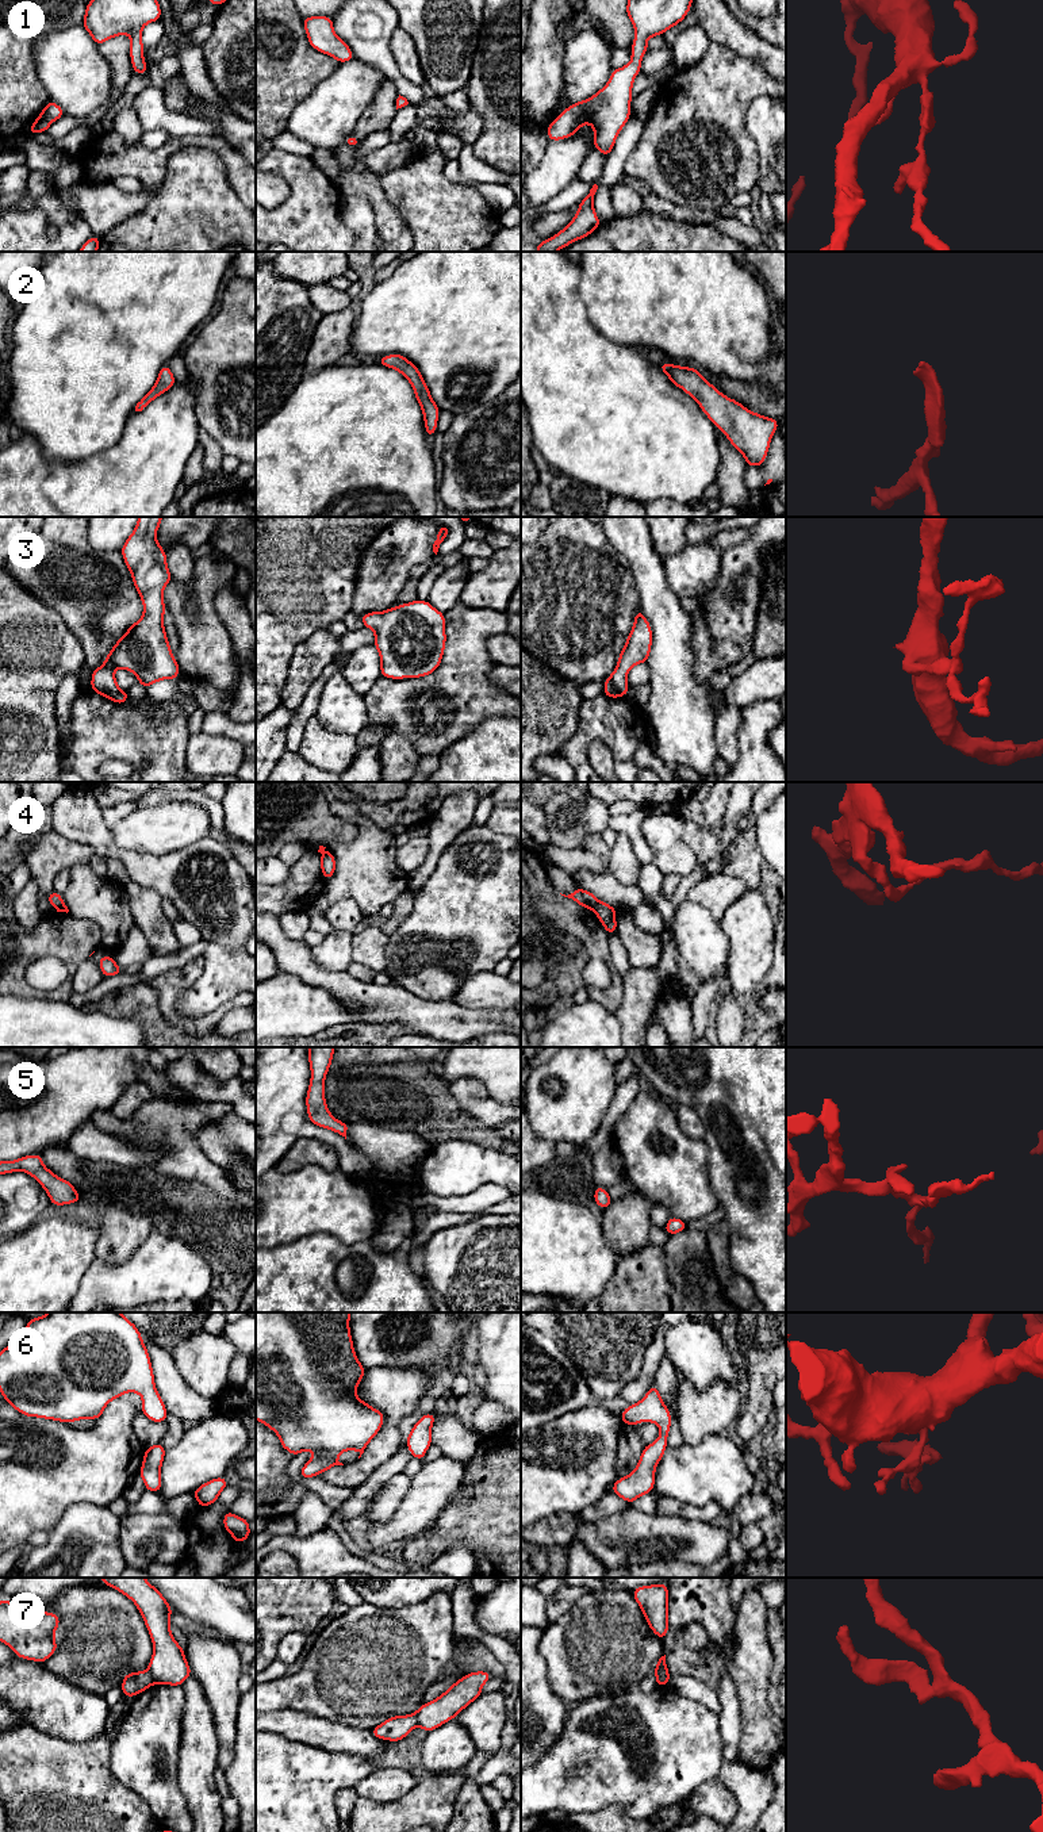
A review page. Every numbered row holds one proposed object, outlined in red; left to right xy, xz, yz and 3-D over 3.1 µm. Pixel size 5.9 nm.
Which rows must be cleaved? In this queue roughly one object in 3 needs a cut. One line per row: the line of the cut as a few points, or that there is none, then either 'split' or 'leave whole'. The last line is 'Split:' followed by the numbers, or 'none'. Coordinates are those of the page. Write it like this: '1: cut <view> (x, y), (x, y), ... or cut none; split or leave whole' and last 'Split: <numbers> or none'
1: cut none; leave whole
2: cut none; leave whole
3: cut none; leave whole
4: cut yz (598, 901), (590, 908); split
5: cut none; leave whole
6: cut none; leave whole
7: cut xy (148, 1670), (154, 1682); split
Split: 4, 7

